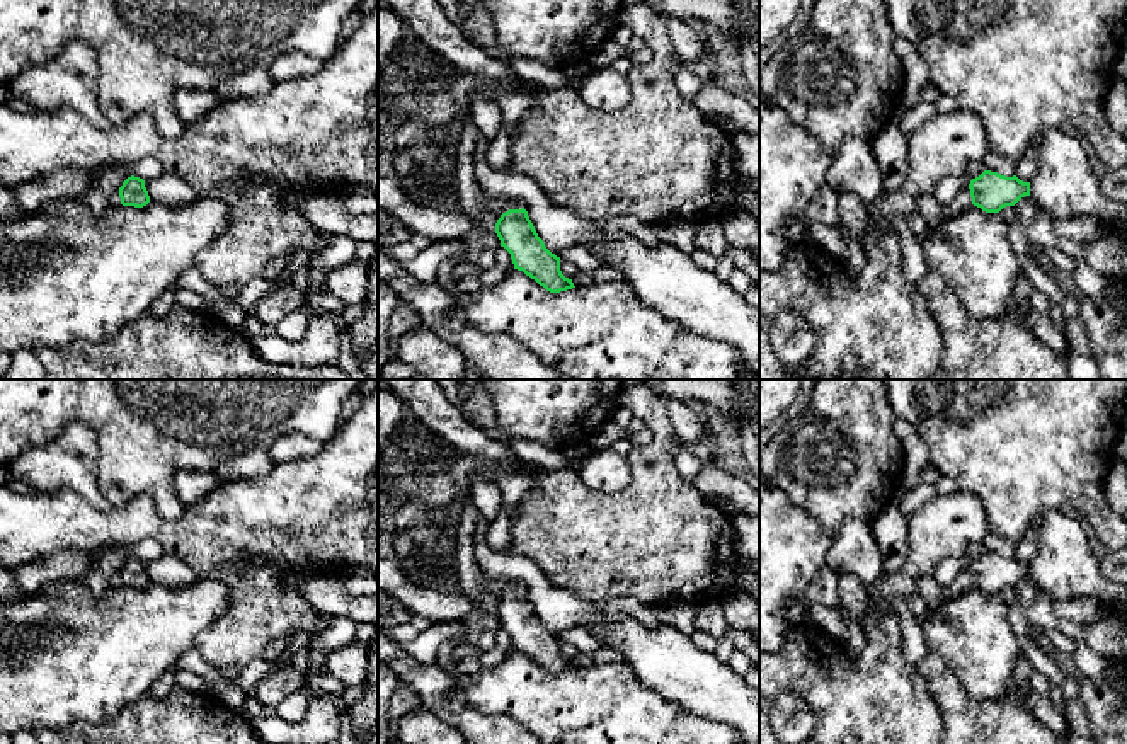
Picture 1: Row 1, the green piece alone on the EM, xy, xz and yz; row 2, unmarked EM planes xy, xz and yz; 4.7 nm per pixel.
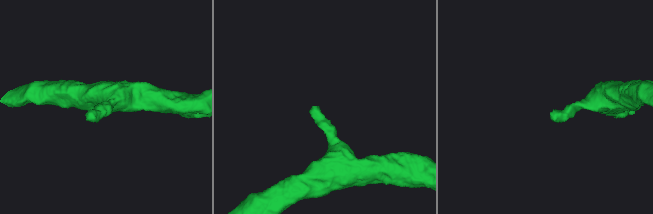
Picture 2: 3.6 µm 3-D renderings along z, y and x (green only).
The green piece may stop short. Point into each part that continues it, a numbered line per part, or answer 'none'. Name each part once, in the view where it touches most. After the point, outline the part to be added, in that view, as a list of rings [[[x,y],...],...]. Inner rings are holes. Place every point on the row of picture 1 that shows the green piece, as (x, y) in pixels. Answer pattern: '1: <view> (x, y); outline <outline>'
1: xz (496, 205); outline [[[485,194],[485,204],[489,211],[495,216],[501,218],[502,213],[509,209],[521,209],[524,208],[521,201],[518,199],[502,199],[502,197],[492,197]]]

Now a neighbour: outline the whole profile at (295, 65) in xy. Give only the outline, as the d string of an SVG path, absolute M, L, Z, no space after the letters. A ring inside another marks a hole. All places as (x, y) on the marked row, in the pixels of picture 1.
M289 53L288 56L276 60L274 65L269 68L269 73L276 82L283 82L313 75L322 66L323 61L310 58L305 53Z

